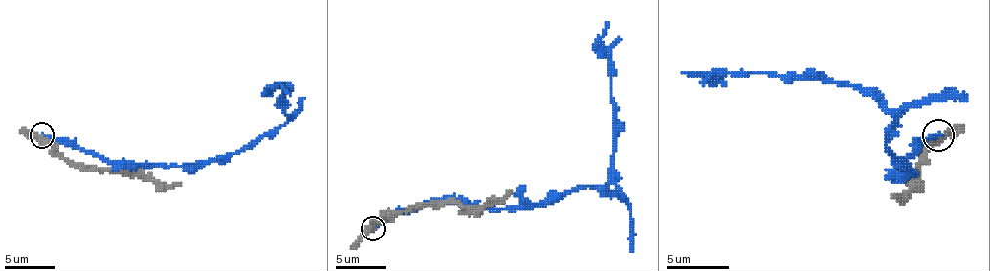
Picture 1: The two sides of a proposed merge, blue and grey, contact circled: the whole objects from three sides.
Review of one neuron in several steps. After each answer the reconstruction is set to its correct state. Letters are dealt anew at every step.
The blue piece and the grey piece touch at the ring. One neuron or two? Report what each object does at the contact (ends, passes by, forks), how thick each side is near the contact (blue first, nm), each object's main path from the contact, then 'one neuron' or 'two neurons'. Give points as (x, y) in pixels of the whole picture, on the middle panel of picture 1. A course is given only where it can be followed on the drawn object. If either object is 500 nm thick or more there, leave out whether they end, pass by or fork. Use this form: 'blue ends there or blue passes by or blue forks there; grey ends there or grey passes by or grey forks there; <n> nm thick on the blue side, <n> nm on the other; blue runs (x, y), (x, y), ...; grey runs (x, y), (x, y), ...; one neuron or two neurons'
blue ends there; grey passes by; 240 nm thick on the blue side, 360 nm on the other; blue runs (373, 229), (444, 201), (532, 208), (588, 185), (616, 193), (611, 52), (600, 39), (608, 22); grey runs (373, 229), (401, 211), (441, 203), (485, 206), (501, 201), (512, 191); two neurons

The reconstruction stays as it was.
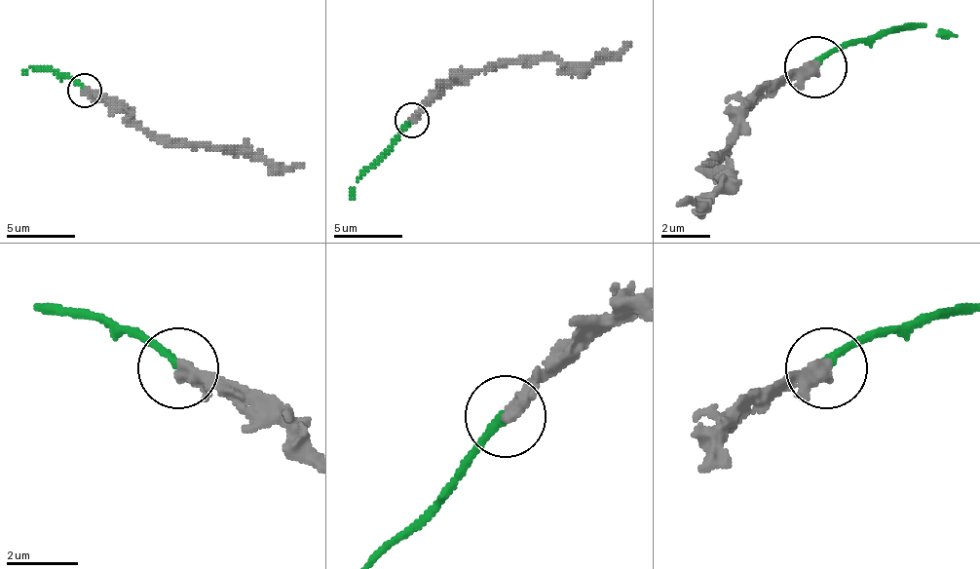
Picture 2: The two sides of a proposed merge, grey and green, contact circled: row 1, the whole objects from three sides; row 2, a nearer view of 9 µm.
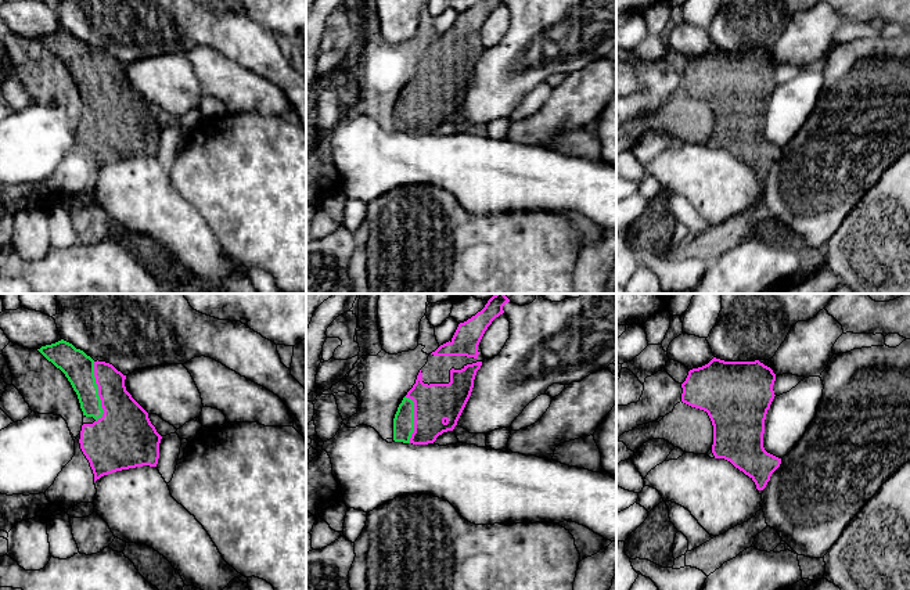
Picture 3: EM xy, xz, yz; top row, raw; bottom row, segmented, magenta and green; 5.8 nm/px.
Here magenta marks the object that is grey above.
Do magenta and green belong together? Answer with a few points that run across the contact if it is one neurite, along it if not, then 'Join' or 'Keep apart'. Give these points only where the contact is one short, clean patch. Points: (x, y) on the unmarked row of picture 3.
Line: xy (125, 115), (99, 82), (78, 57). Join

